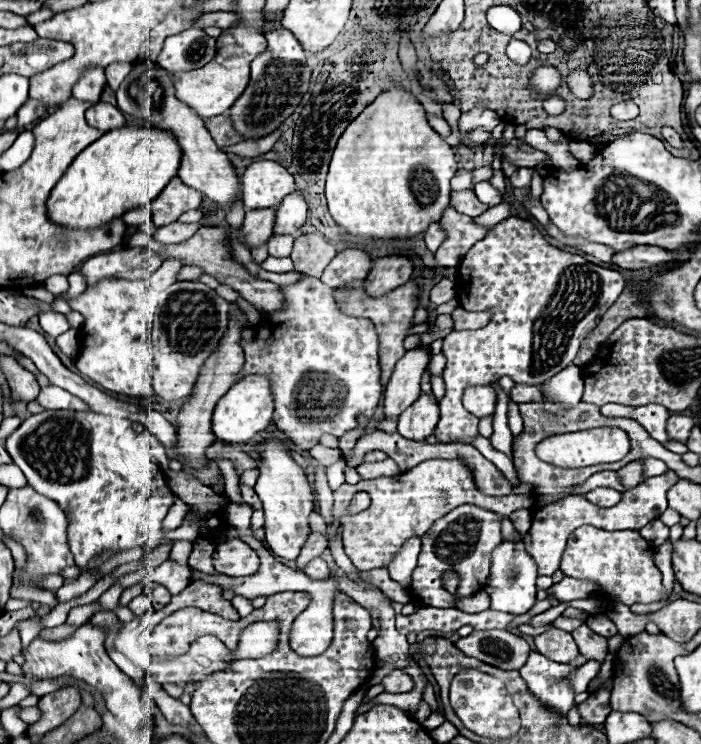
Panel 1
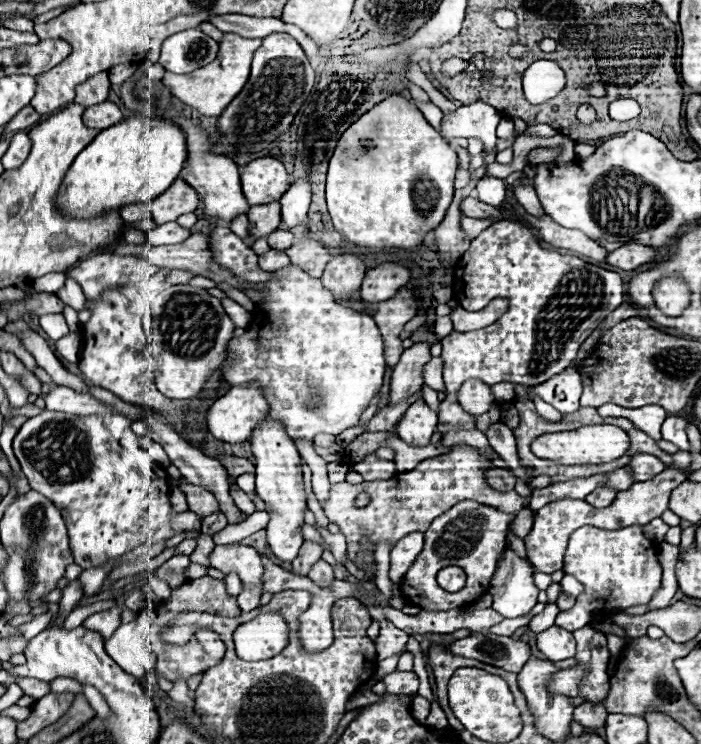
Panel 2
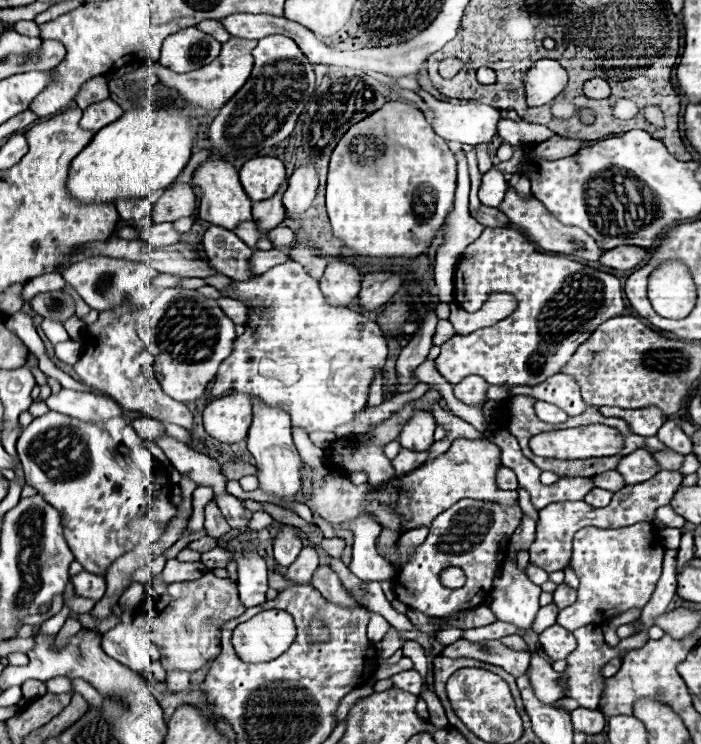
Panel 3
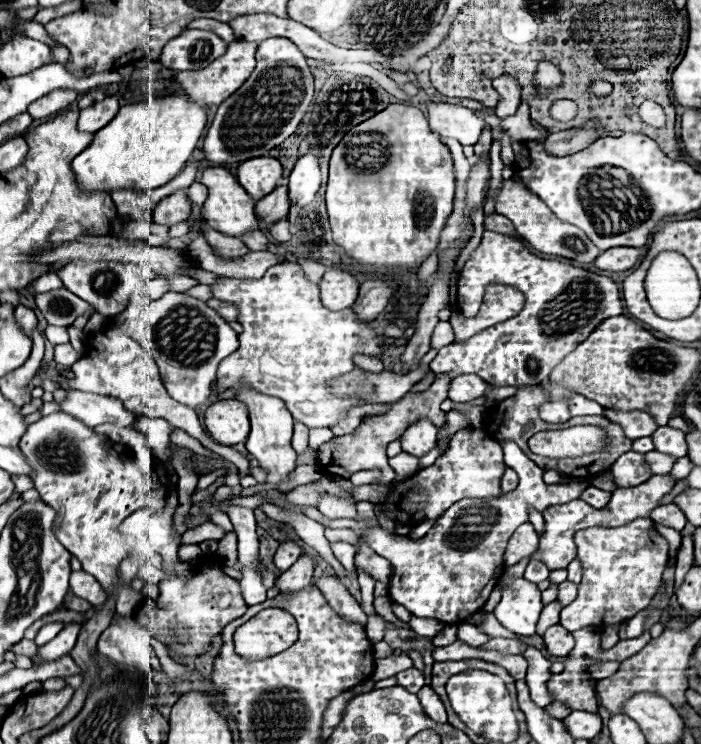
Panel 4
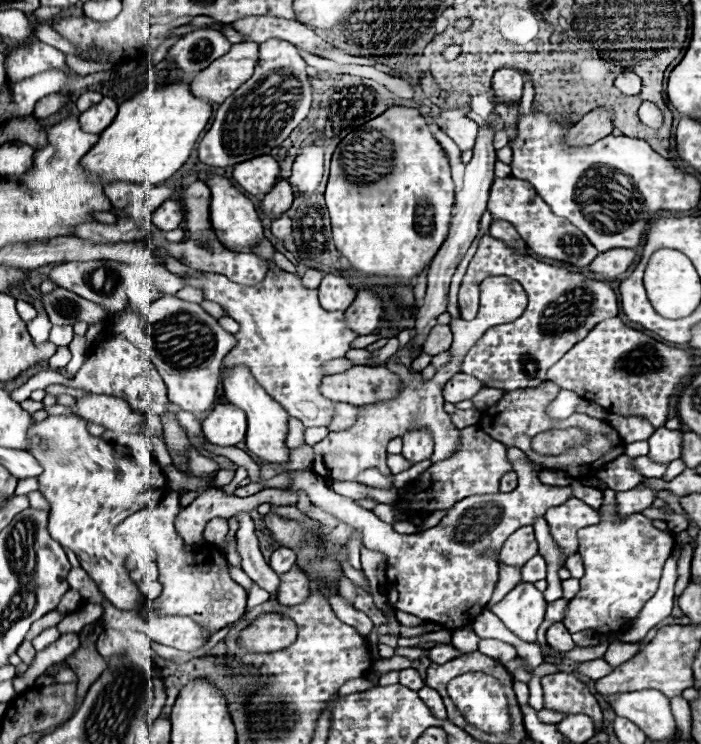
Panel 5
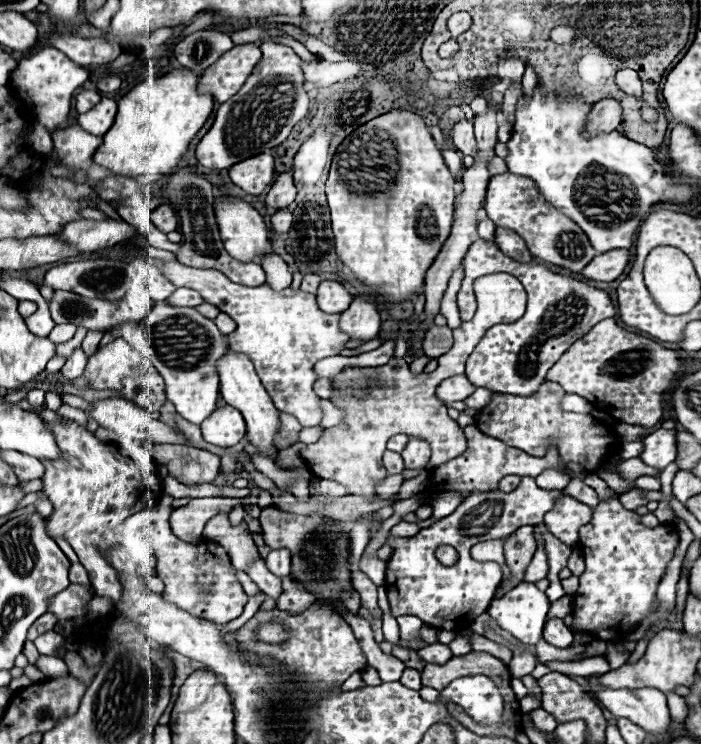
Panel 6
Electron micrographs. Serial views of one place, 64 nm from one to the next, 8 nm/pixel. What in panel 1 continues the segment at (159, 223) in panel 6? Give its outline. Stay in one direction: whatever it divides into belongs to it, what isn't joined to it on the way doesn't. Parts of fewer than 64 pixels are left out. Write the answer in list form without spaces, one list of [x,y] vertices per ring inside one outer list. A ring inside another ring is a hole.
[[[172,178],[166,188],[158,194],[156,202],[150,204],[152,220],[156,226],[176,222],[184,212],[200,208],[202,194],[188,188],[180,178]]]

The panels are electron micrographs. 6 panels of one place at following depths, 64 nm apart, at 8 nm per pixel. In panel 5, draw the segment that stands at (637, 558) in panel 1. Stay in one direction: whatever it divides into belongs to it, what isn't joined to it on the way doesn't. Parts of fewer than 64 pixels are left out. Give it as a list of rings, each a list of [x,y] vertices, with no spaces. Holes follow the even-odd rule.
[[[604,492],[604,504],[600,506],[600,522],[578,530],[580,556],[584,562],[584,576],[580,580],[580,592],[566,606],[562,624],[568,632],[596,630],[598,634],[620,634],[638,616],[644,604],[658,590],[662,566],[672,554],[674,540],[670,534],[652,526],[644,514],[632,514],[626,520],[614,520],[616,492]]]

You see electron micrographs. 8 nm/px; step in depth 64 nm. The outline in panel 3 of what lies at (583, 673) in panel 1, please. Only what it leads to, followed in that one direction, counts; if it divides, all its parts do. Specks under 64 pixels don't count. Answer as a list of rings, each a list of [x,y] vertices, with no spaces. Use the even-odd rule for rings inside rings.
[[[532,654],[532,662],[530,662],[530,680],[532,686],[536,690],[536,696],[542,702],[554,702],[566,696],[566,684],[564,684],[564,672],[554,672],[550,662],[546,662],[544,658]]]

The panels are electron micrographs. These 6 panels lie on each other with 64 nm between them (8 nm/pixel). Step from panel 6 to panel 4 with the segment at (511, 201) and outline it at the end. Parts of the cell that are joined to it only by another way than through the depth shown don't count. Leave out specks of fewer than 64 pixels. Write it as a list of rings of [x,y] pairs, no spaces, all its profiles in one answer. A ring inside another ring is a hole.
[[[504,180],[504,186],[496,196],[496,212],[506,216],[514,224],[518,234],[538,252],[564,256],[564,258],[570,258],[576,262],[594,262],[600,254],[600,250],[592,244],[592,240],[588,240],[588,236],[584,236],[584,232],[580,232],[580,228],[558,220],[550,212],[550,208],[540,198],[536,198],[528,188],[524,188],[522,184],[516,184],[512,180]]]

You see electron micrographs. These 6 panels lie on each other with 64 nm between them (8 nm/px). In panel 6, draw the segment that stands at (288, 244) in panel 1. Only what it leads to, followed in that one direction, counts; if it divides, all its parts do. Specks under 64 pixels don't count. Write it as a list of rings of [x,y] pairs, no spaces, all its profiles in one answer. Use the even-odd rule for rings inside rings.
[[[278,210],[276,214],[272,214],[270,222],[272,222],[272,230],[276,234],[286,234],[292,224],[292,214],[288,210]]]

